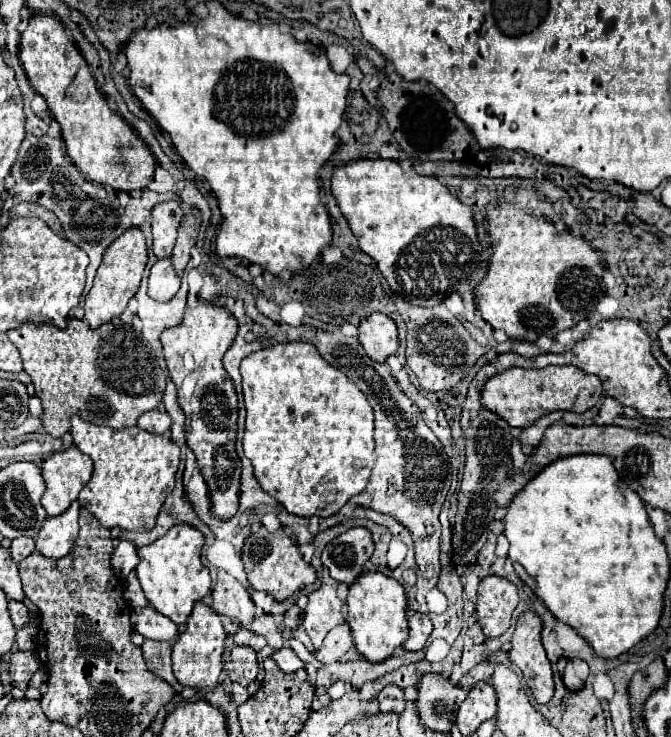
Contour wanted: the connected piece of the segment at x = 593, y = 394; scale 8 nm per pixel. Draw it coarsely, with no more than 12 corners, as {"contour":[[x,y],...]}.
{"contour":[[573,365],[493,375],[481,405],[511,427],[585,413],[601,379]]}

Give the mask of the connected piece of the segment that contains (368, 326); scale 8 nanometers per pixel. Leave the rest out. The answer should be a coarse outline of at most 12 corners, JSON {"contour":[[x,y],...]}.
{"contour":[[371,313],[359,343],[383,363],[399,347],[393,319]]}

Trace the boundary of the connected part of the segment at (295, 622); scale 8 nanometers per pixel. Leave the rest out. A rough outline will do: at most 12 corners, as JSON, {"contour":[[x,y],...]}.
{"contour":[[293,605],[285,613],[285,627],[301,627],[301,609]]}

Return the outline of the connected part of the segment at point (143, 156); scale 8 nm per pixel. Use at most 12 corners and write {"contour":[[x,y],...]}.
{"contour":[[31,17],[19,59],[73,165],[143,191],[155,157],[109,109],[57,17]]}

